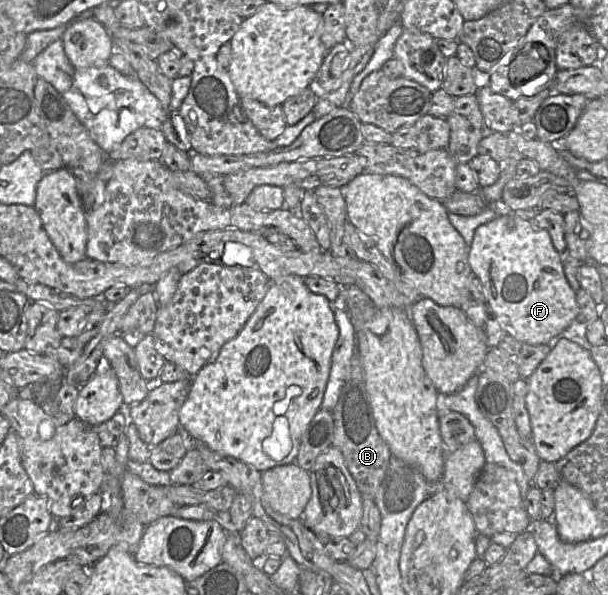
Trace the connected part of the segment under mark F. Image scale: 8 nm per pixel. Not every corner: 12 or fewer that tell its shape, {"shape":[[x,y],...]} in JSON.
{"shape":[[508,213],[468,263],[507,334],[549,344],[579,314],[549,232]]}

